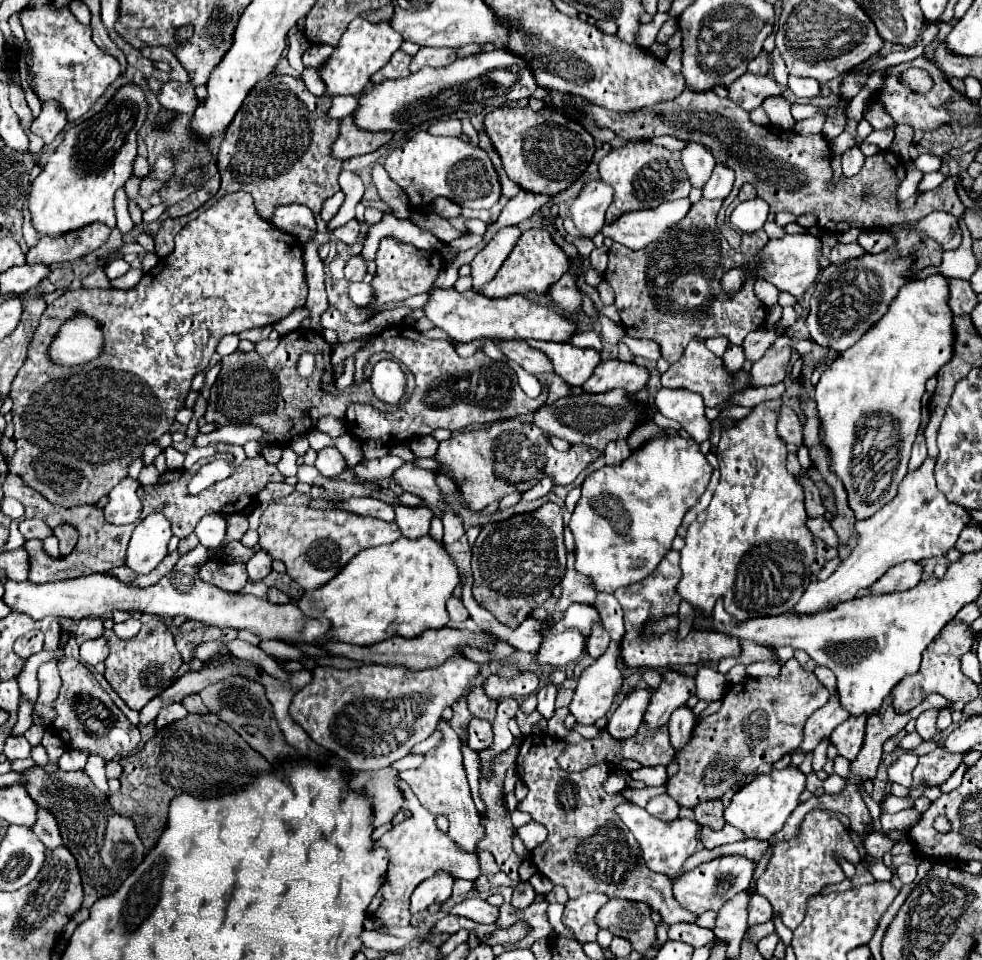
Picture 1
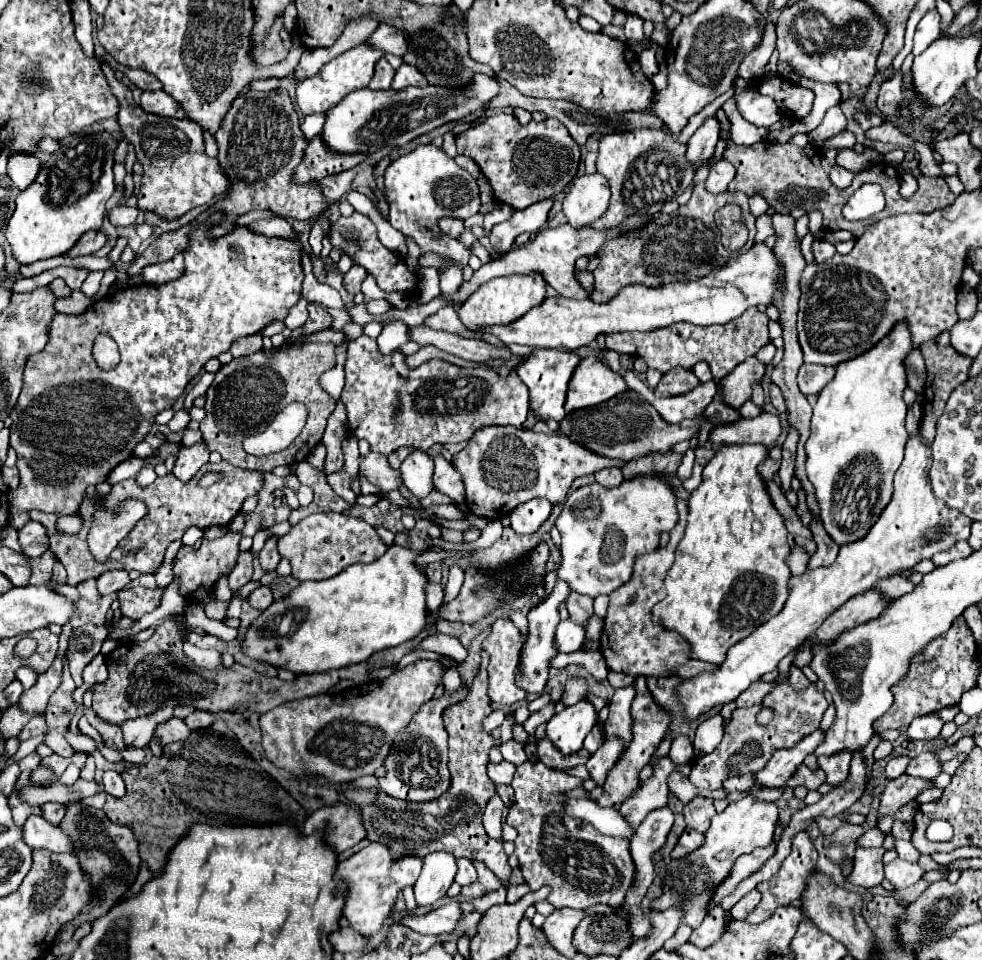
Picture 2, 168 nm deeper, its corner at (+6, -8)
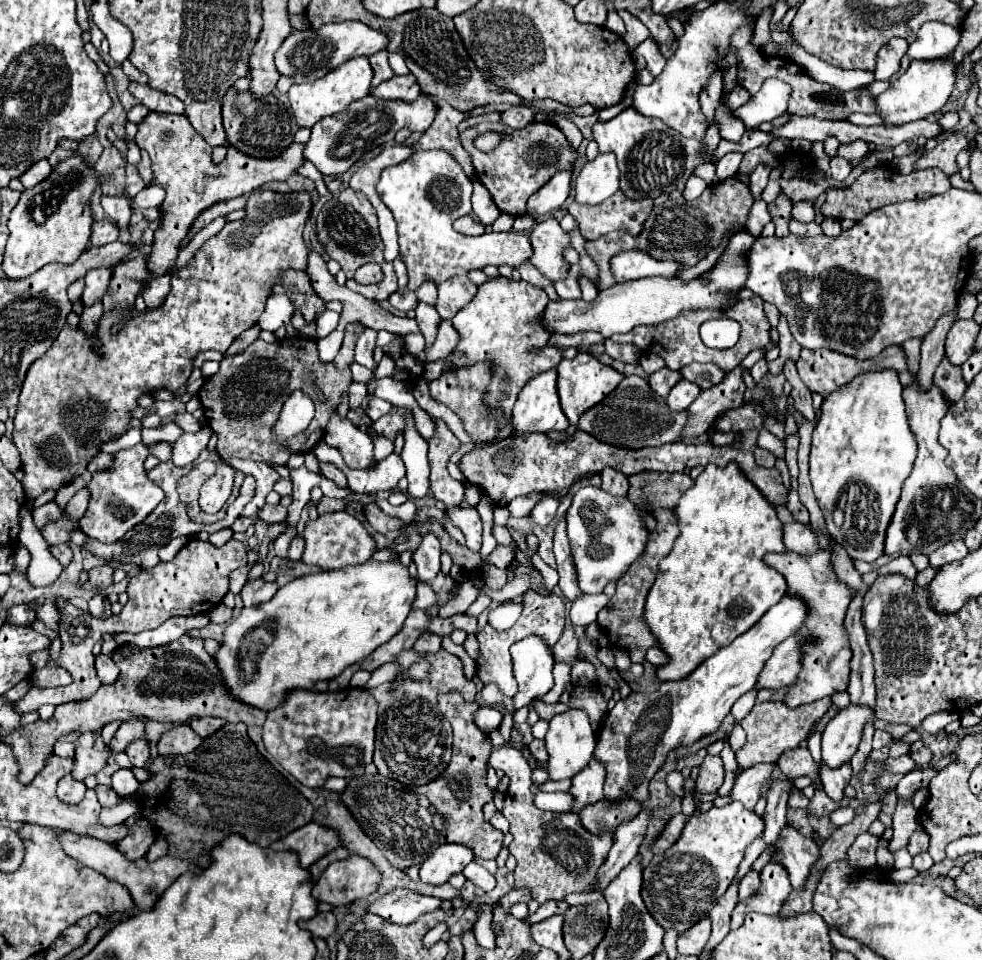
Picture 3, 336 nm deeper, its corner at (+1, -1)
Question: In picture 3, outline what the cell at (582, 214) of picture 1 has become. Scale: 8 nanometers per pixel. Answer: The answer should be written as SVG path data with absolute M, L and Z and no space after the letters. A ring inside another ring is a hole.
M599 154L575 178L575 202L595 206L619 190L619 168L613 154Z

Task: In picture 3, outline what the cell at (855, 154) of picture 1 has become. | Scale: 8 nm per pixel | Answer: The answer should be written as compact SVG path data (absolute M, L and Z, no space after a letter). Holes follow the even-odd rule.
M841 156L831 158L831 178L843 182L851 174L851 170L853 168L851 168L851 164L845 158L841 158Z

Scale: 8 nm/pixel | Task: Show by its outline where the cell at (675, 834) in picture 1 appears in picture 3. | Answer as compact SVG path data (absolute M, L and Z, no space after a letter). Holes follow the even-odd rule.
M539 792L535 796L535 804L541 810L571 812L575 806L575 798L571 796L571 792Z

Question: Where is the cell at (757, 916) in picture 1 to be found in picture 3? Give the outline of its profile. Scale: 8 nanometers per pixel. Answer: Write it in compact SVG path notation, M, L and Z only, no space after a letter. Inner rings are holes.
M749 870L749 872L743 876L741 884L739 884L739 900L743 902L743 900L751 898L751 896L753 896L753 892L757 892L759 884L761 884L759 874L757 874L757 872L753 872L753 870Z

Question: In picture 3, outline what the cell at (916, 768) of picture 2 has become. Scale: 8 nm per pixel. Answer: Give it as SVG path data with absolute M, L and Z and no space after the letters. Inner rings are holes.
M905 754L905 756L897 758L897 760L889 760L889 762L885 764L885 768L887 768L889 772L893 772L893 774L907 774L907 772L919 770L921 766L919 766L909 754Z

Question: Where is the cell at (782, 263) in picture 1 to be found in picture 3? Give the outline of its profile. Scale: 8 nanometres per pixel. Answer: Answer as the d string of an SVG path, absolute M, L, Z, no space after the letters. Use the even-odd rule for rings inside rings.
M739 232L735 234L731 240L729 240L729 246L725 248L725 252L719 256L719 260L715 262L715 266L689 280L689 282L683 282L683 278L679 276L673 276L673 278L663 278L663 276L645 276L645 278L637 278L637 280L629 280L629 282L621 282L621 284L615 284L613 288L607 288L607 290L601 290L599 296L593 300L593 302L585 302L585 300L549 300L549 304L545 306L545 312L541 316L541 324L553 332L553 334L579 334L579 332L599 332L603 334L605 338L617 334L617 332L631 332L635 326L641 326L641 324L661 324L661 322L667 322L667 320L673 320L677 318L679 314L687 312L687 310L723 310L725 306L735 306L739 302L739 292L745 288L745 282L747 282L747 276L749 276L749 250L753 248L753 242L755 238L747 232Z

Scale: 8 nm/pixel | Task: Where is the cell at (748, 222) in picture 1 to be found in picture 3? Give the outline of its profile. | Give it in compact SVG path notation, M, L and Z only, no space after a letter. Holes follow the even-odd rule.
M761 164L749 176L749 188L751 188L751 194L753 194L755 200L761 200L761 194L763 194L763 190L767 186L767 180L769 180L769 172L771 172L771 168L767 164Z

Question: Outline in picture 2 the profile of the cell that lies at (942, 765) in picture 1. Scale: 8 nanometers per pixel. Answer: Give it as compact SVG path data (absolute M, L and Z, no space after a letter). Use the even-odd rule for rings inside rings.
M900 775L892 781L886 783L882 795L880 795L880 807L878 807L878 819L896 813L902 805L910 803L916 799L920 791L926 787L932 787L930 781L920 779L920 777L910 777L910 775Z

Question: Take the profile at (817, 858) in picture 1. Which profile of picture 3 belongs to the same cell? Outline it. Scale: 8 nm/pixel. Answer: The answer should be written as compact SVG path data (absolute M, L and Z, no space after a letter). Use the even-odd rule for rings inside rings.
M767 864L761 872L761 886L755 896L745 902L739 902L731 916L731 928L739 928L743 924L745 914L761 912L761 914L779 914L783 902L791 894L789 872L783 864Z

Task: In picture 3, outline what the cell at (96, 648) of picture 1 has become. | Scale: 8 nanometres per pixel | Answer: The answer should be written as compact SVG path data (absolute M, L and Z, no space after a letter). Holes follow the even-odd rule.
M99 654L95 658L95 668L97 668L97 676L101 678L103 684L111 684L117 680L119 676L119 668L115 666L115 662L111 660L111 656L105 656L105 654Z

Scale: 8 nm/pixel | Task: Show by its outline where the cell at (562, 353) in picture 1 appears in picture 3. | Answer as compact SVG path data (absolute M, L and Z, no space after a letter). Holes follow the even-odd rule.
M545 370L533 376L517 396L513 408L515 432L565 430L569 420L561 410L557 394L557 370Z

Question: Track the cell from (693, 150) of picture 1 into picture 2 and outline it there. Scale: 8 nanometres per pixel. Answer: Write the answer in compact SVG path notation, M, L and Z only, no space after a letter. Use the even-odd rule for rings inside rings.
M708 117L698 129L696 133L688 139L688 153L686 159L692 163L704 161L714 153L714 147L718 143L720 137L720 123L716 117Z

